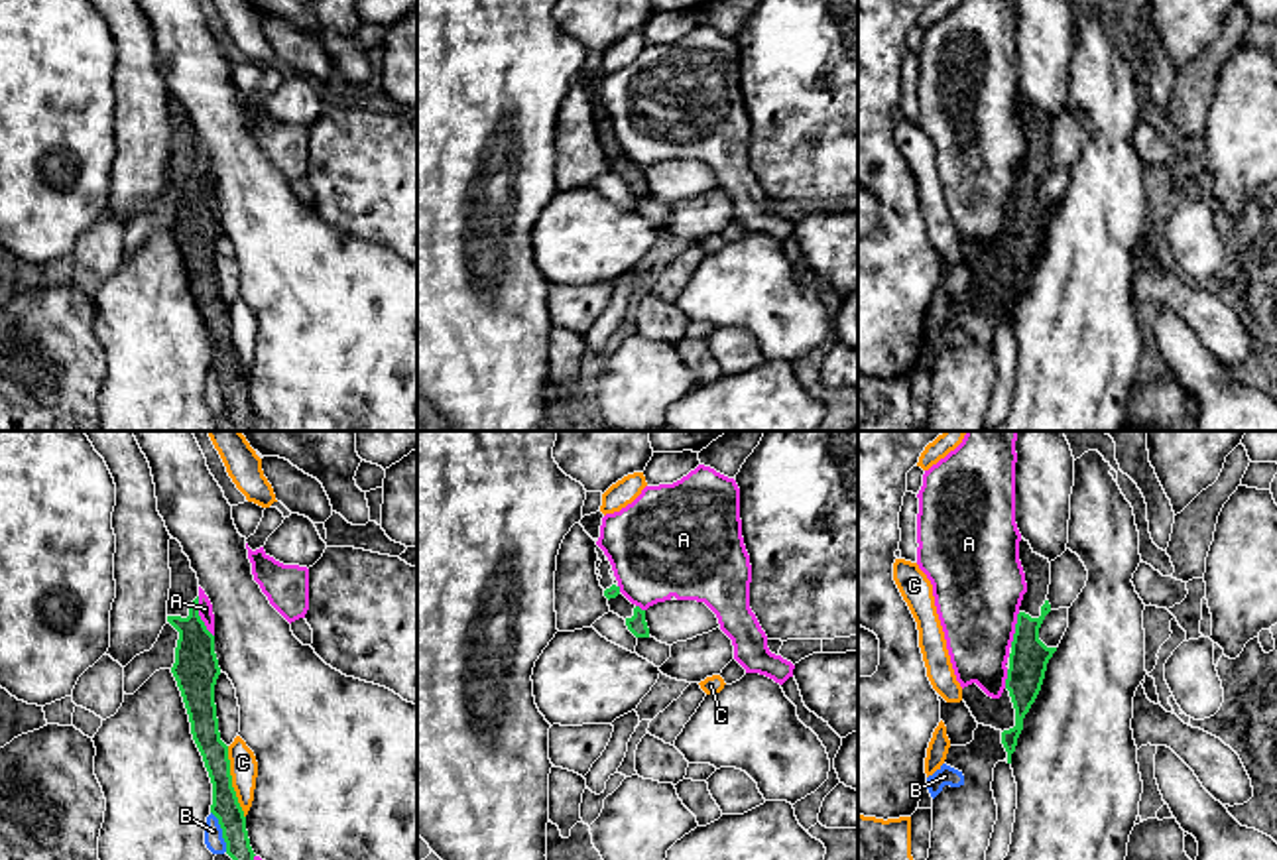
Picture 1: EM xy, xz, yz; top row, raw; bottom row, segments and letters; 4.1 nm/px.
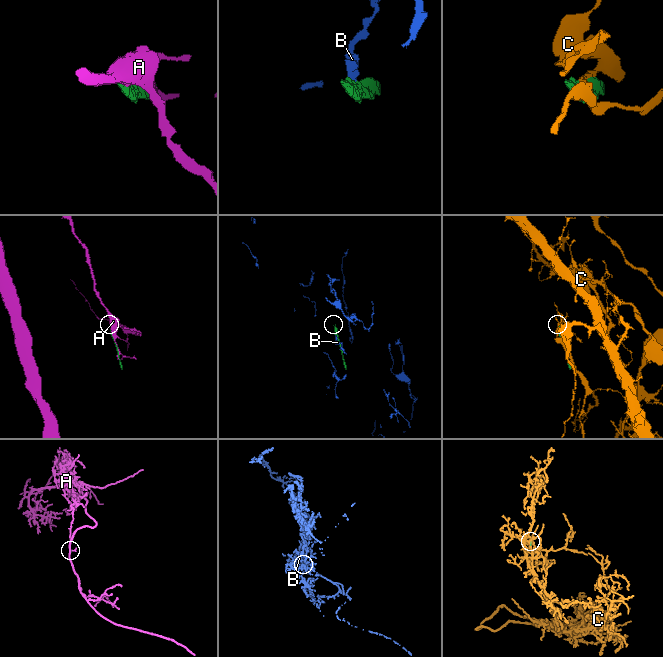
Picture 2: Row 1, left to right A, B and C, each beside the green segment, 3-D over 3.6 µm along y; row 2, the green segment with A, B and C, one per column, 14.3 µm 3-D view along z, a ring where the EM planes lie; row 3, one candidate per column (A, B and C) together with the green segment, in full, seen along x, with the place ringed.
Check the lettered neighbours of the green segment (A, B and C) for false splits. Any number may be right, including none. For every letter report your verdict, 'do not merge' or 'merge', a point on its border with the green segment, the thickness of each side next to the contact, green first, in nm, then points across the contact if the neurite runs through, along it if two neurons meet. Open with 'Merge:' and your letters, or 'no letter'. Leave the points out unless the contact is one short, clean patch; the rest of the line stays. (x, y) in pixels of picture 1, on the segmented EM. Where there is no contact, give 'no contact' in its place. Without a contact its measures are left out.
Merge: no letter
A: do not merge; meets green in xy at (199, 616); 190 nm thick on the green side, 60 nm on the other
B: do not merge; meets green in xy at (223, 831); 110 nm thick on the green side, 80 nm on the other; border along xy (211, 811), (227, 851)
C: do not merge; meets green in xy at (231, 782); 110 nm thick on the green side, 110 nm on the other

